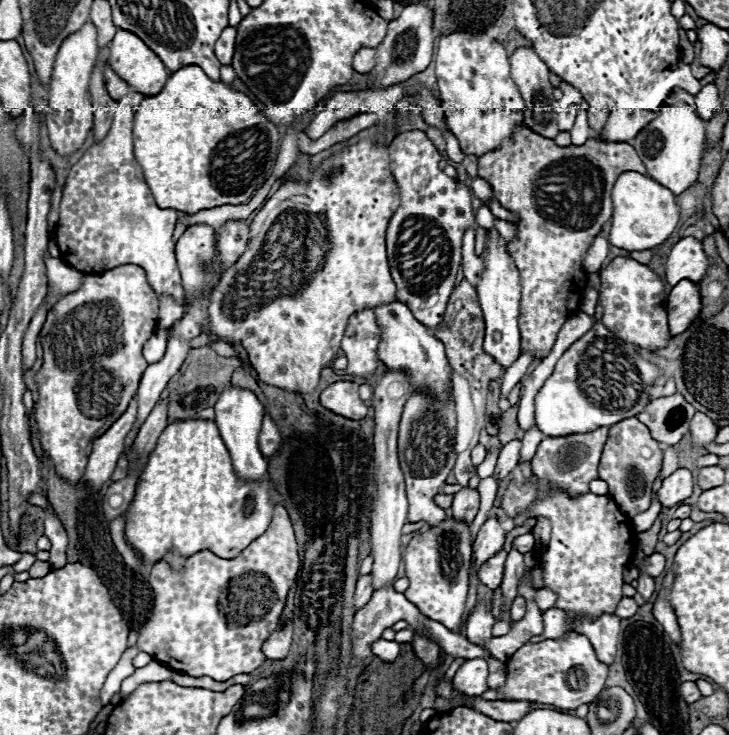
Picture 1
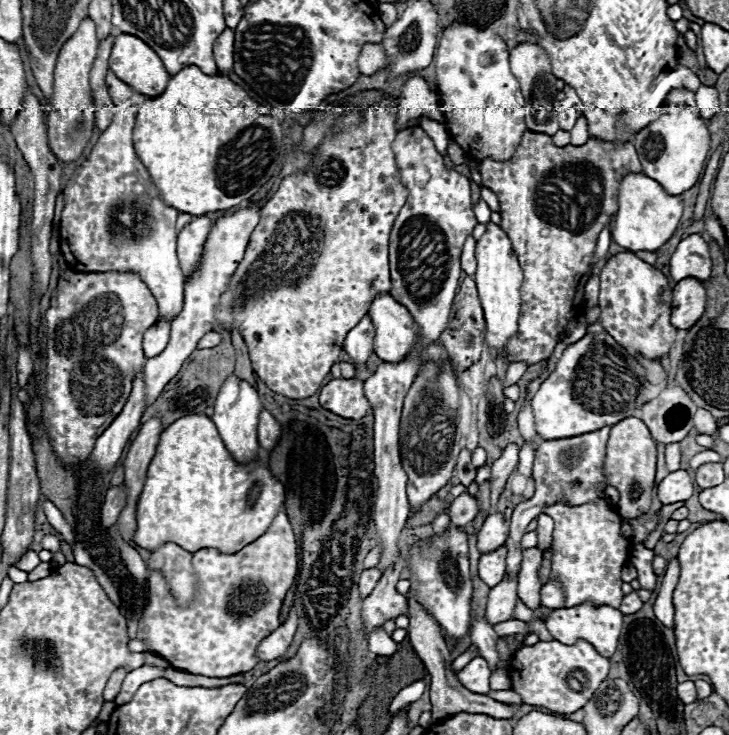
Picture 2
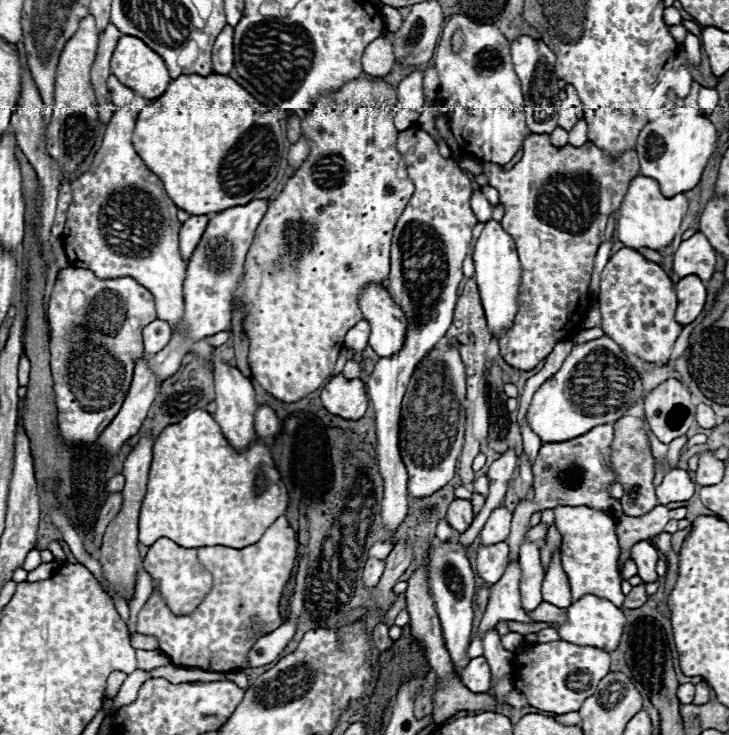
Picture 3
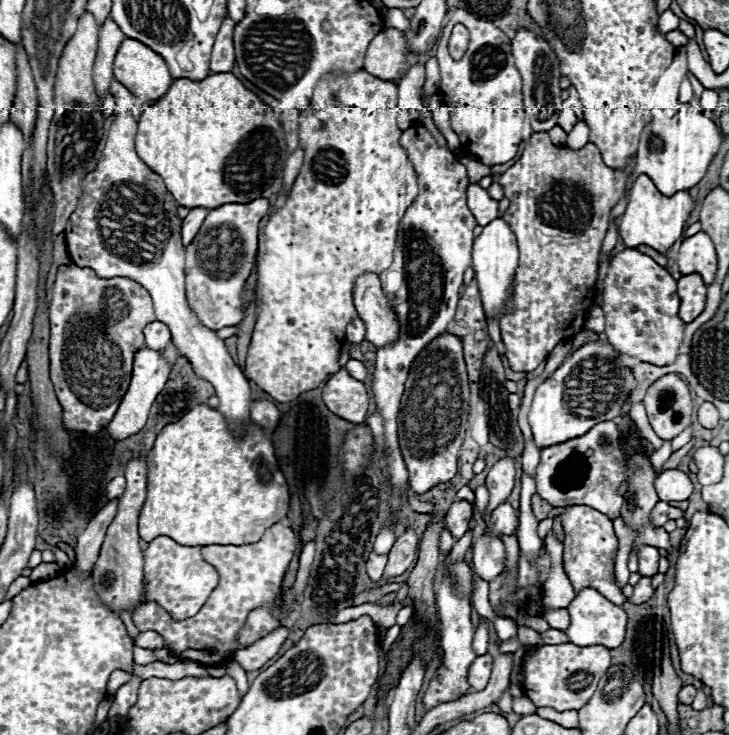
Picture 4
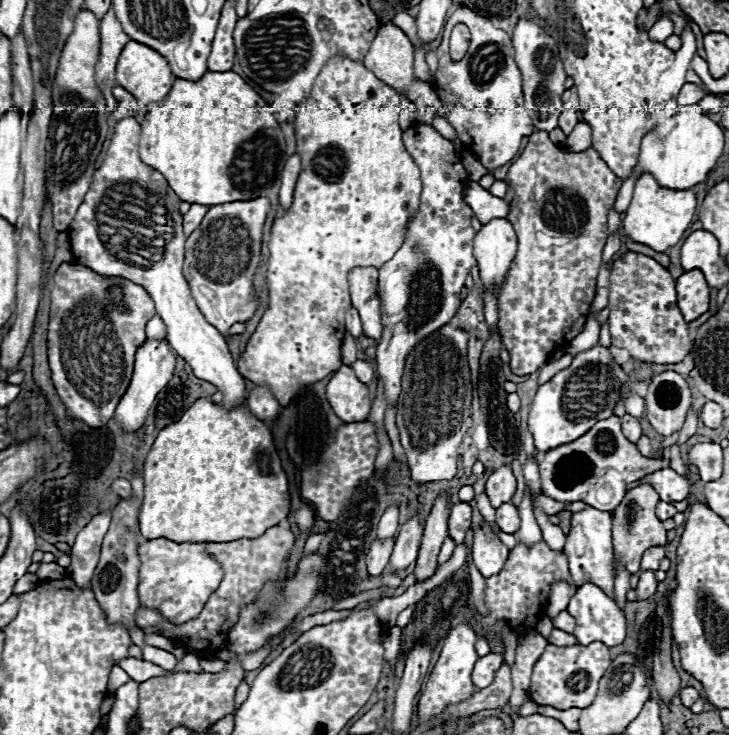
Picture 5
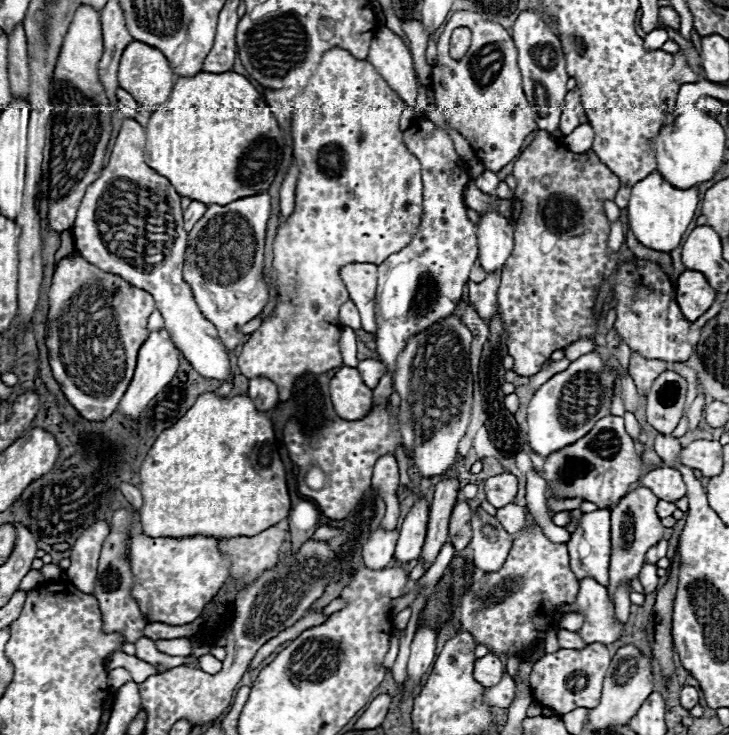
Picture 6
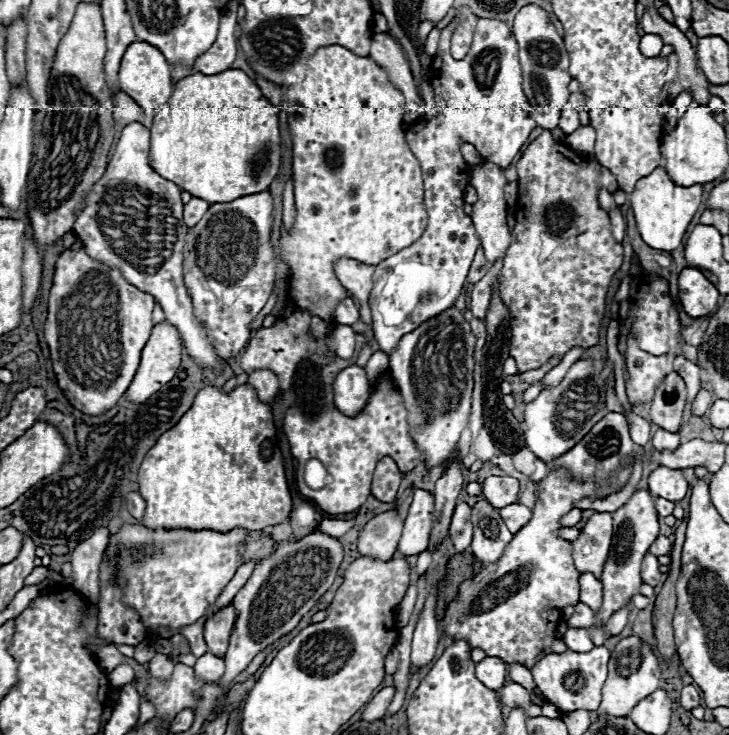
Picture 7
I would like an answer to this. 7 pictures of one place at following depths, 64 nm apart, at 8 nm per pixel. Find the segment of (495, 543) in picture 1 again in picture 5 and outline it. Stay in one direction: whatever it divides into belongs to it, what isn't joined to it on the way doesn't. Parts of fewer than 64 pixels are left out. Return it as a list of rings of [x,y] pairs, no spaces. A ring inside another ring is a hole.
[[[502,504],[500,508],[496,508],[496,524],[500,526],[502,532],[506,534],[514,534],[520,528],[520,514],[518,508],[514,504]]]

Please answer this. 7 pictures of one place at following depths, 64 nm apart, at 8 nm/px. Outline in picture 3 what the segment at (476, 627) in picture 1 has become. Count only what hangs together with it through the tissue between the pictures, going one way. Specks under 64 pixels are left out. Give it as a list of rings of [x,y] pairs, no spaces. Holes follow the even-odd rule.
[[[496,630],[486,632],[486,636],[484,636],[484,658],[488,660],[488,664],[492,668],[492,680],[490,680],[488,692],[484,692],[484,694],[494,696],[496,682],[502,680],[506,674],[512,672],[512,660],[514,660],[514,656],[516,654],[512,654],[512,652],[508,652],[508,650],[502,648],[500,636],[498,636]]]

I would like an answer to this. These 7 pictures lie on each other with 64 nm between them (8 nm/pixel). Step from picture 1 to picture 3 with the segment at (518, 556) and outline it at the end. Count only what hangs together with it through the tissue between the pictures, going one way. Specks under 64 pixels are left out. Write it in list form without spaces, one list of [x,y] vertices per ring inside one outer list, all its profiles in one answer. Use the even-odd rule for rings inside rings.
[[[600,424],[592,428],[590,432],[586,432],[584,436],[578,436],[566,442],[542,444],[538,458],[532,466],[536,496],[532,502],[522,502],[516,506],[514,518],[512,518],[512,532],[506,540],[510,546],[512,558],[518,558],[518,550],[520,550],[526,526],[530,522],[530,516],[538,510],[556,508],[556,506],[588,506],[588,508],[608,512],[612,518],[622,516],[620,500],[610,496],[610,488],[616,482],[616,474],[612,472],[612,464],[610,464],[612,440],[614,440],[612,424]]]

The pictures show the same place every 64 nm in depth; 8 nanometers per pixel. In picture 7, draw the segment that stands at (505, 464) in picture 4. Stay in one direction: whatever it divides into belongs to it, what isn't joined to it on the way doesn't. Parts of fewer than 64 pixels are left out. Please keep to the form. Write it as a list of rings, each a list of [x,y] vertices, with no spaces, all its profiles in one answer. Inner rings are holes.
[[[490,476],[484,480],[484,498],[494,508],[504,508],[518,500],[518,480],[510,476]]]

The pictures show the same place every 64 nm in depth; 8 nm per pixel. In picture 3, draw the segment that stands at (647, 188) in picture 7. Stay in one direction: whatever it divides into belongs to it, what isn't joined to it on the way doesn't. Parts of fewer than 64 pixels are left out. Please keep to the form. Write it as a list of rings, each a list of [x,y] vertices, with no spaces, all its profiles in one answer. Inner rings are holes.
[[[640,174],[640,176],[632,178],[628,192],[624,194],[624,200],[620,206],[620,218],[618,218],[618,226],[616,226],[616,236],[626,248],[634,248],[634,250],[666,248],[678,234],[686,212],[688,212],[688,198],[684,192],[676,194],[672,198],[664,198],[658,188],[658,182]]]

